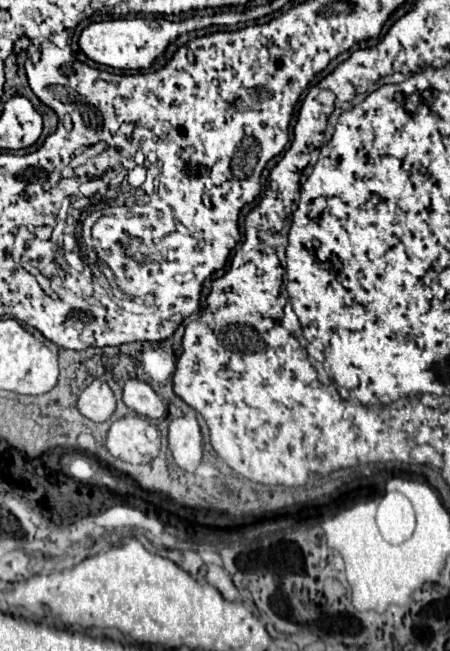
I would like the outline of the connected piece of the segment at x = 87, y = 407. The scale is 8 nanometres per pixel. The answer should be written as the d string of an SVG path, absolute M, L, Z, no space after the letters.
M96 378L80 396L78 410L92 422L106 422L116 410L116 398L104 378Z

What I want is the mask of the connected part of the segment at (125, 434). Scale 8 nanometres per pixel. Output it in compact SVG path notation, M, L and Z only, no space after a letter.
M128 416L110 426L106 446L112 456L124 462L144 464L160 454L160 438L162 432L156 424L140 416Z

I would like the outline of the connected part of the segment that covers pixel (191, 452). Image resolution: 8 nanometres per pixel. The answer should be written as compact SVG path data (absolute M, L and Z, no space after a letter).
M194 416L174 418L168 426L168 448L176 460L176 464L186 470L194 472L202 460L202 430Z

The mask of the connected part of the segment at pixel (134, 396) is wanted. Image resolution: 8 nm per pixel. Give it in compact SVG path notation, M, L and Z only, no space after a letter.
M128 380L124 386L122 400L128 408L136 410L140 416L146 418L162 418L166 414L162 398L144 380Z

